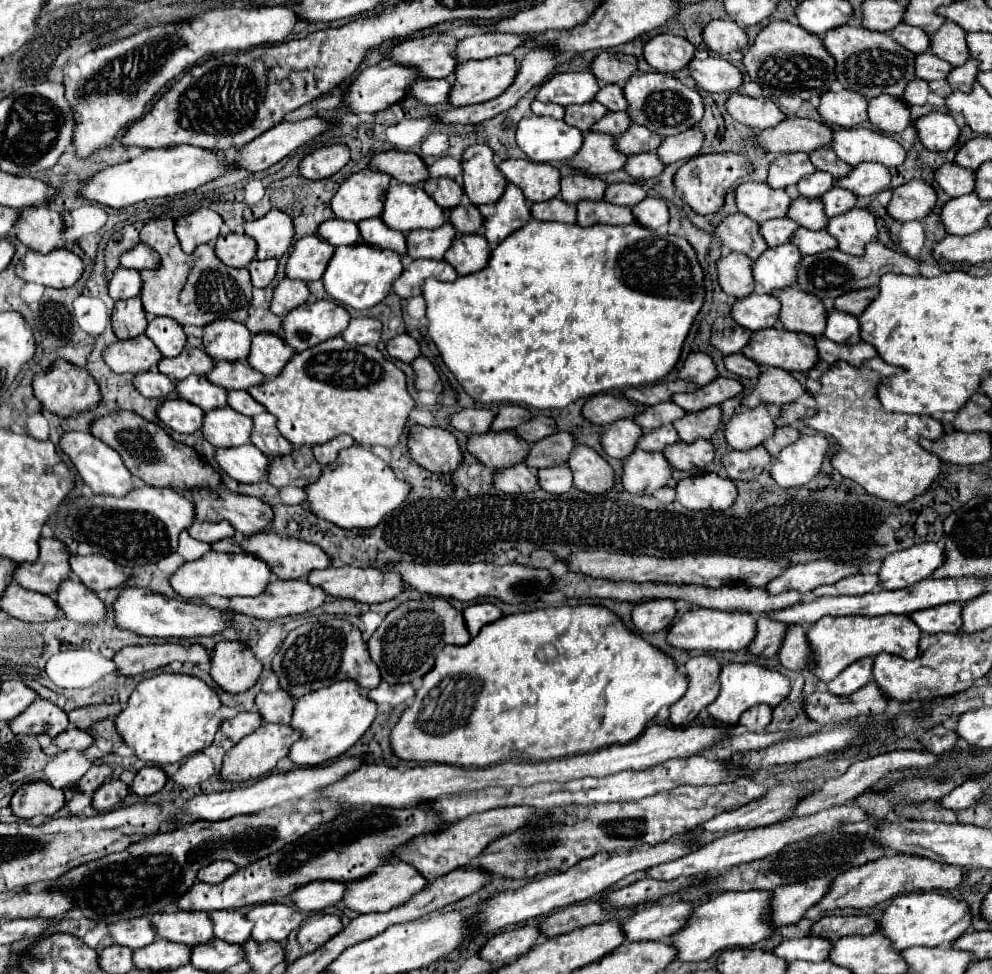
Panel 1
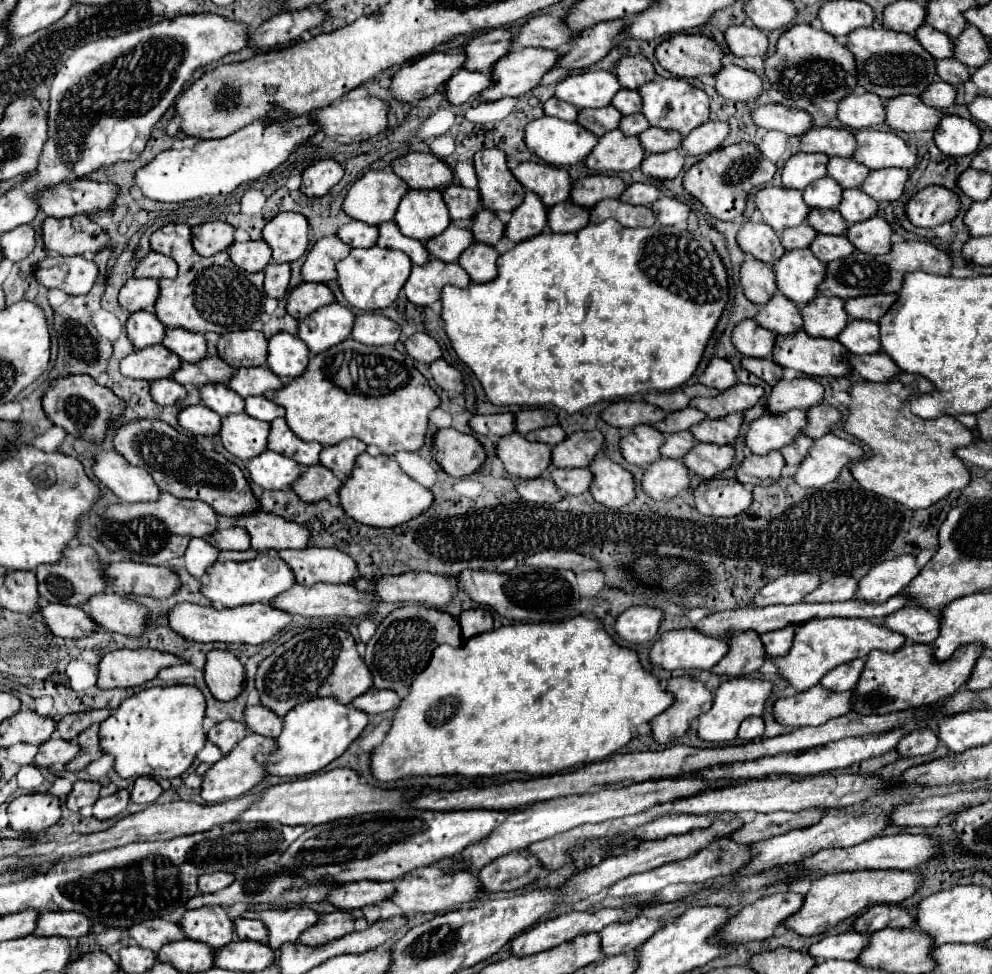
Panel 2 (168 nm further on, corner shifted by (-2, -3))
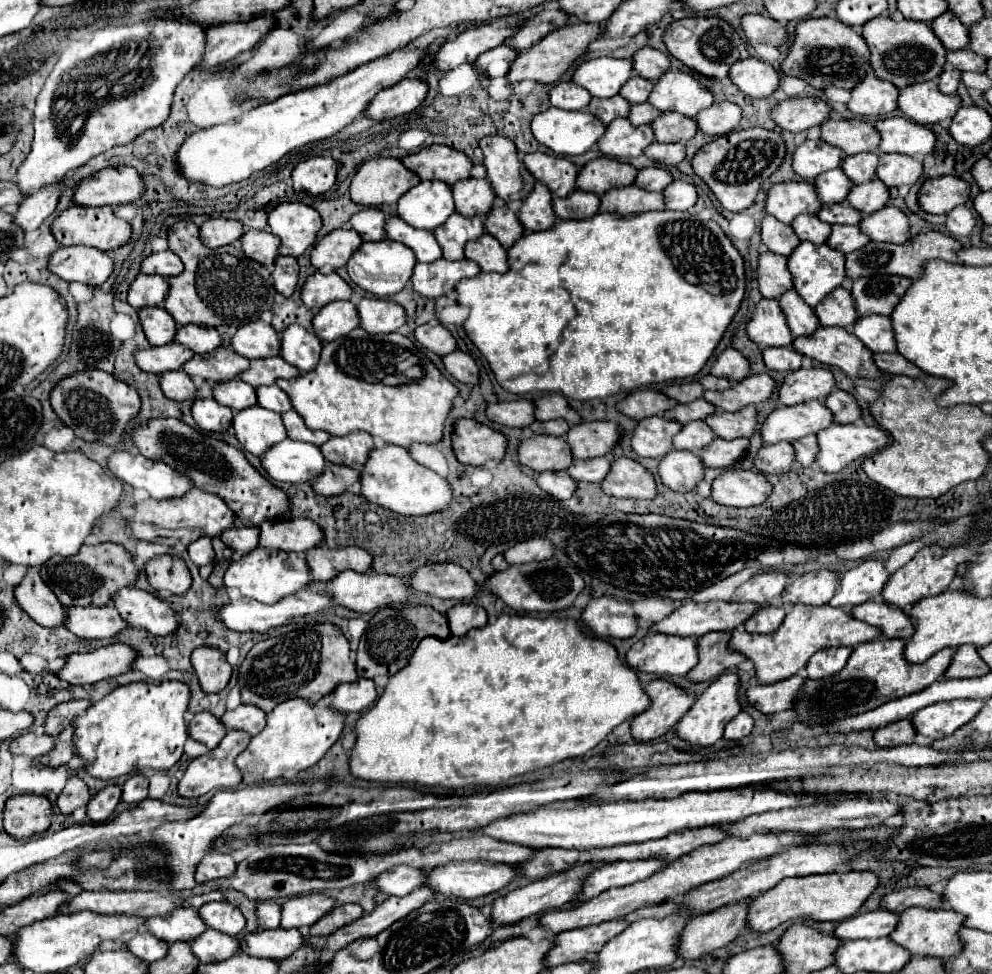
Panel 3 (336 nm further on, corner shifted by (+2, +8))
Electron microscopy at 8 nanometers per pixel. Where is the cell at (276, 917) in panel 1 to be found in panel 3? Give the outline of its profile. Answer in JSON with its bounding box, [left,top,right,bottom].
[282,894,334,928]

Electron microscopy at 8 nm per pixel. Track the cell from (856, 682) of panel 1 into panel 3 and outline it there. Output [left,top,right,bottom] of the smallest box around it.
[806,646,852,680]

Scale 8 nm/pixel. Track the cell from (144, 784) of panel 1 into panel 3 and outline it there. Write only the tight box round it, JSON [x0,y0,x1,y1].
[122,774,148,804]

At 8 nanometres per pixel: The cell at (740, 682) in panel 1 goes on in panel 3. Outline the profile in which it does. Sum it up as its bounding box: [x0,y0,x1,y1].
[678,672,742,746]

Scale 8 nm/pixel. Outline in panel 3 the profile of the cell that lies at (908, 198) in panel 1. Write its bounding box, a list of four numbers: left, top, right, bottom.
[918,176,970,214]

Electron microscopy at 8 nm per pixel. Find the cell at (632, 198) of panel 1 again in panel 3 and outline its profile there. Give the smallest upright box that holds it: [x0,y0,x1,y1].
[634,168,672,192]

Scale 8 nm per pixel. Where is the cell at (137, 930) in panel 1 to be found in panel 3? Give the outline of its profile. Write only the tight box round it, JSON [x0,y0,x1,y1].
[146,908,206,944]

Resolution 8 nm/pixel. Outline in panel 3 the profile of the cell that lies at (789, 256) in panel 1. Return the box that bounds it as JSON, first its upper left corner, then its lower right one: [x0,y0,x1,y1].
[788,242,844,306]

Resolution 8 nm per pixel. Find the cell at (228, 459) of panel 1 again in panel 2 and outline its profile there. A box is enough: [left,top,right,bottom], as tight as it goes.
[248,451,304,489]

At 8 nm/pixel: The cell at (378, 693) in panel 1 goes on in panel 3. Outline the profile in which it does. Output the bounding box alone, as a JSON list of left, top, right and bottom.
[332,678,376,712]

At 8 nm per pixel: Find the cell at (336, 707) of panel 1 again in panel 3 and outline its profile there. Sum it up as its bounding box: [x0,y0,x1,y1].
[236,698,344,784]

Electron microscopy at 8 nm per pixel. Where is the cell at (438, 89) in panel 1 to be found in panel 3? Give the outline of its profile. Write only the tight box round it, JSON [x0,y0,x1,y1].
[474,46,516,78]

